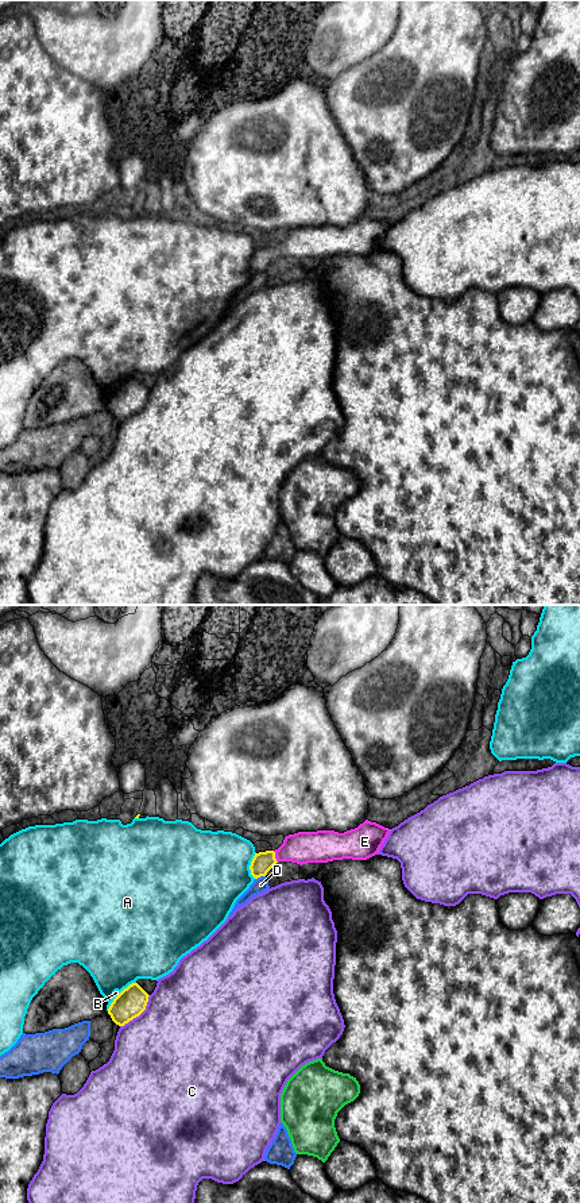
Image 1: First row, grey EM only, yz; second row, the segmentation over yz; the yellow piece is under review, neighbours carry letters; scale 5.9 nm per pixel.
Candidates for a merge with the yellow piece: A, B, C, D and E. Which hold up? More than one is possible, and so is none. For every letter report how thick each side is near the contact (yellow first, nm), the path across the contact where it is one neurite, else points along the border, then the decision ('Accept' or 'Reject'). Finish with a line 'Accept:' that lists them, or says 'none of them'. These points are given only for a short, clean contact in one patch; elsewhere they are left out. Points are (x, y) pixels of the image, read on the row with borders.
A: Thickness 120 nm (yellow) against 480 nm. Reject
B: Thickness 180 nm (yellow) against 20 nm. Reject
C: Thickness 180 nm (yellow) against 500 nm. Reject
D: Thickness 120 nm (yellow) against 90 nm. Reject
E: Thickness 120 nm (yellow) against 190 nm. Path across: yz (263, 862), (274, 856), (304, 847). Accept
Accept: E

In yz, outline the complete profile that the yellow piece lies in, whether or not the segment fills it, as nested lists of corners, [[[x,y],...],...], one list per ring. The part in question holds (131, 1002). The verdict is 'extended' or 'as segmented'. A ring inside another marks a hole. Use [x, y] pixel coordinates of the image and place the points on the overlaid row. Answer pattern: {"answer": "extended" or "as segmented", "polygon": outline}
{"answer": "as segmented", "polygon": [[[132,983],[113,999],[108,1014],[116,1025],[124,1026],[146,1010],[148,996],[138,983]]]}

